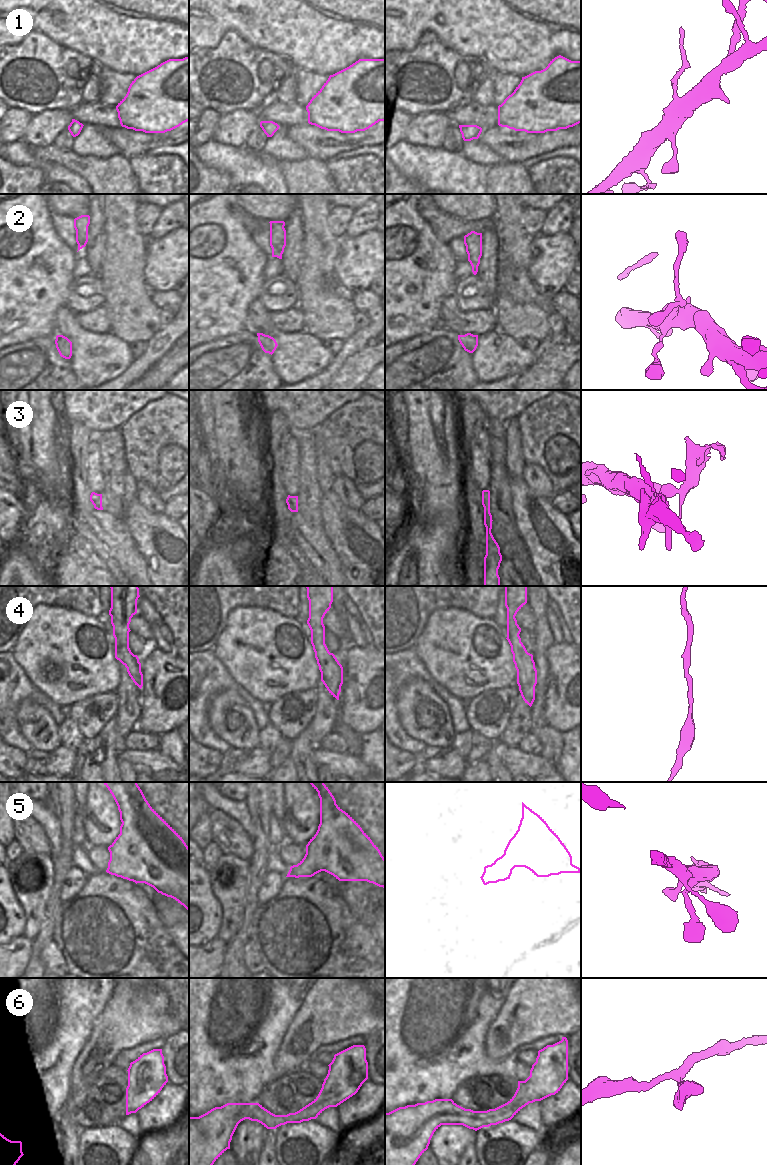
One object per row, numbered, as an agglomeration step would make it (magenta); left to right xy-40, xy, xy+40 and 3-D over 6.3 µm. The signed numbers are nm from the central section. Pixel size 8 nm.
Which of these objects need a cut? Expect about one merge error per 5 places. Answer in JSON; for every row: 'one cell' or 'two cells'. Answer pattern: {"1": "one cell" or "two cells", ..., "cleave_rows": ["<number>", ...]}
{"1": "two cells", "2": "one cell", "3": "two cells", "4": "one cell", "5": "one cell", "6": "one cell", "cleave_rows": ["1", "3"]}

